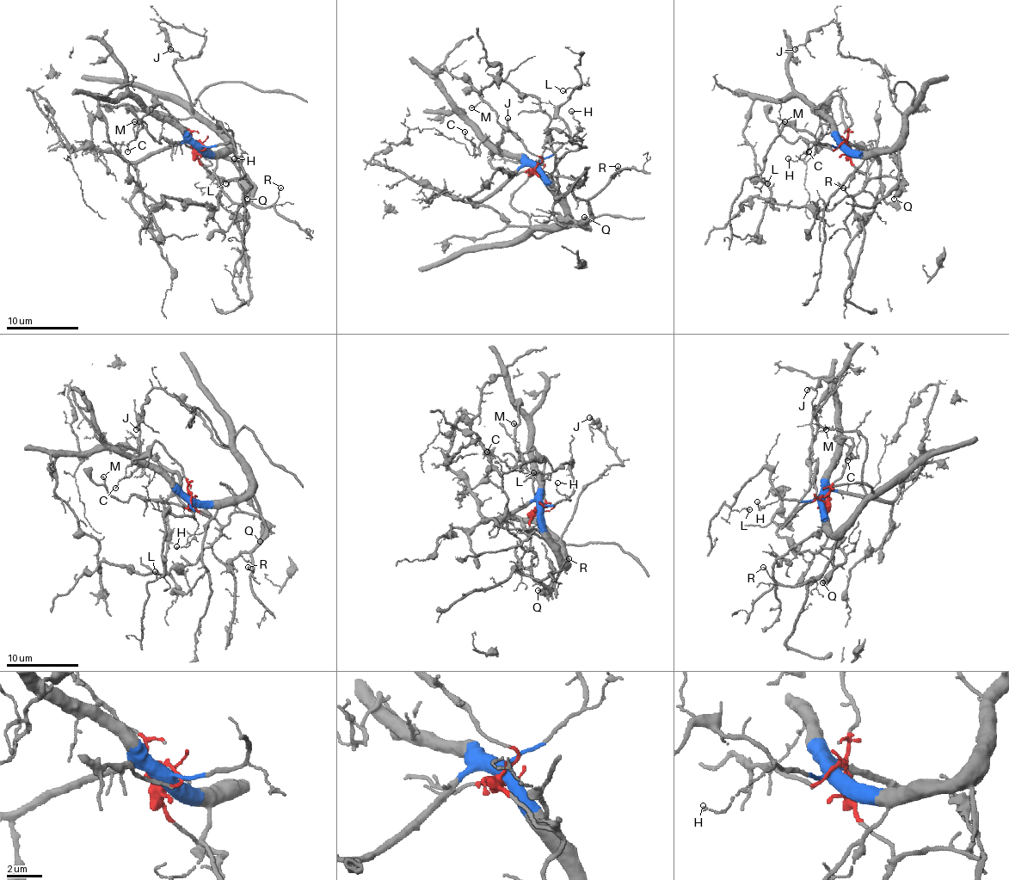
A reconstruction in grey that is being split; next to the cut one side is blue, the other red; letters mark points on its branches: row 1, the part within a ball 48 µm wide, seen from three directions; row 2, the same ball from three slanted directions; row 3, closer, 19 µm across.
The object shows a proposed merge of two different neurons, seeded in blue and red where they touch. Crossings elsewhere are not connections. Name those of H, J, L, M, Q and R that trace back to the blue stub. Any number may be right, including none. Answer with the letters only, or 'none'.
H, J, L, R

